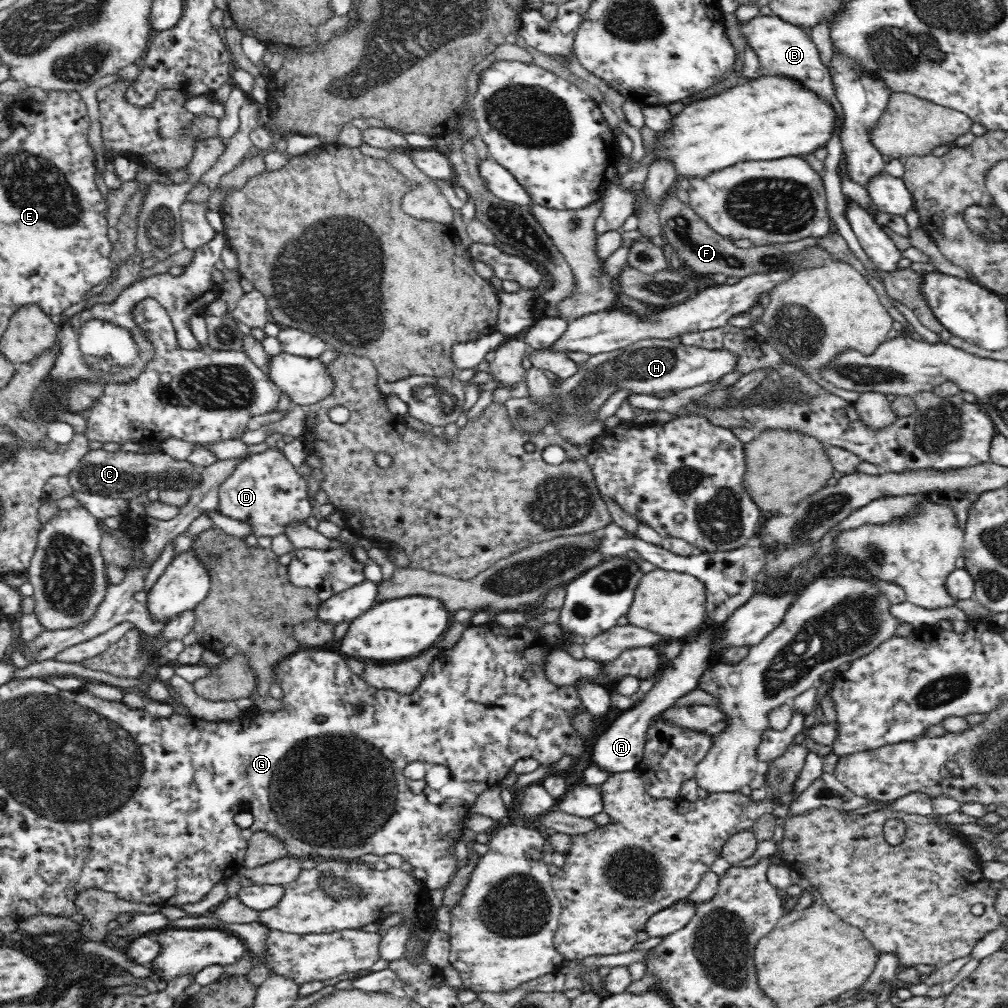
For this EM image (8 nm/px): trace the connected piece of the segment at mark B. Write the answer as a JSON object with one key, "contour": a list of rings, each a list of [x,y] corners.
{"contour":[[[759,14],[757,17],[752,18],[752,20],[748,20],[748,22],[740,22],[738,20],[738,25],[742,39],[758,56],[760,68],[766,69],[776,76],[788,77],[789,80],[802,84],[805,90],[818,94],[827,104],[834,106],[838,122],[843,126],[845,114],[843,107],[839,105],[837,96],[835,96],[830,71],[823,66],[816,46],[811,38],[804,33],[803,27],[789,24],[774,14],[770,16]]]}

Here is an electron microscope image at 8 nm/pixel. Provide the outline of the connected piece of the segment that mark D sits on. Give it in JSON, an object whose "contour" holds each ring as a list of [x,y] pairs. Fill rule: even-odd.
{"contour":[[[266,449],[246,456],[219,486],[219,504],[215,509],[218,522],[221,518],[238,520],[249,526],[250,535],[257,539],[284,535],[288,528],[306,522],[311,516],[313,506],[309,502],[307,488],[306,480],[296,473],[282,451]]]}

